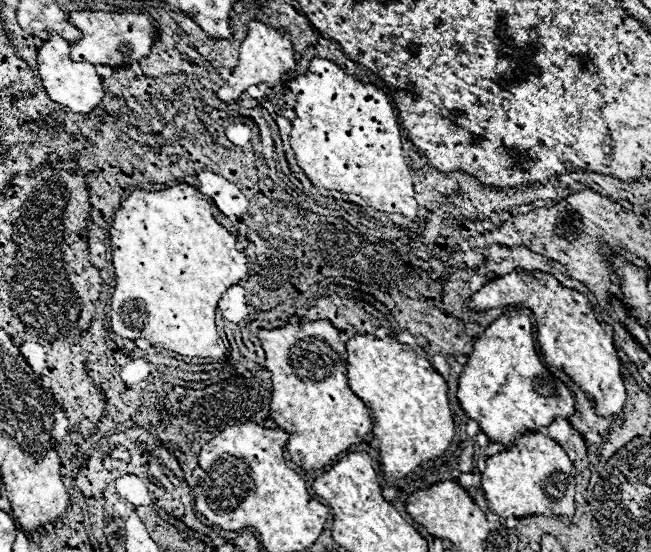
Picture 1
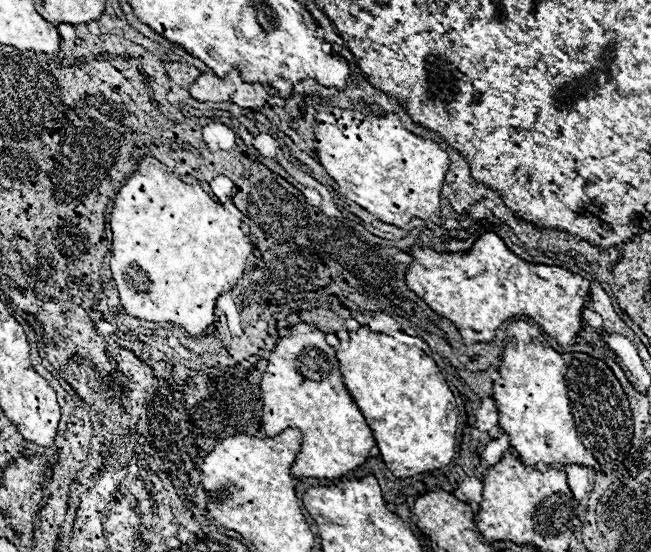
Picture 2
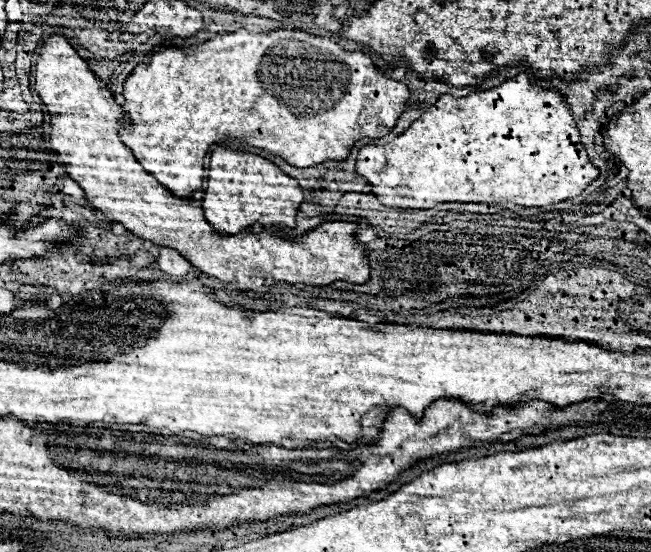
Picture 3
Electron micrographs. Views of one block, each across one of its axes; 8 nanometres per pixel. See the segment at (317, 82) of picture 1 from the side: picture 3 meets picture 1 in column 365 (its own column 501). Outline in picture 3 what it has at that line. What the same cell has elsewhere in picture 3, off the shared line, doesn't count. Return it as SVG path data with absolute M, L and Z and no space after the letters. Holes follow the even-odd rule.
M520 72L496 88L470 92L462 98L442 94L434 106L388 144L362 146L356 160L356 172L374 186L374 194L384 206L428 210L438 202L494 204L508 200L526 208L546 206L578 196L594 178L598 178L600 168L586 156L566 96L556 88L546 90L532 84L530 76Z

